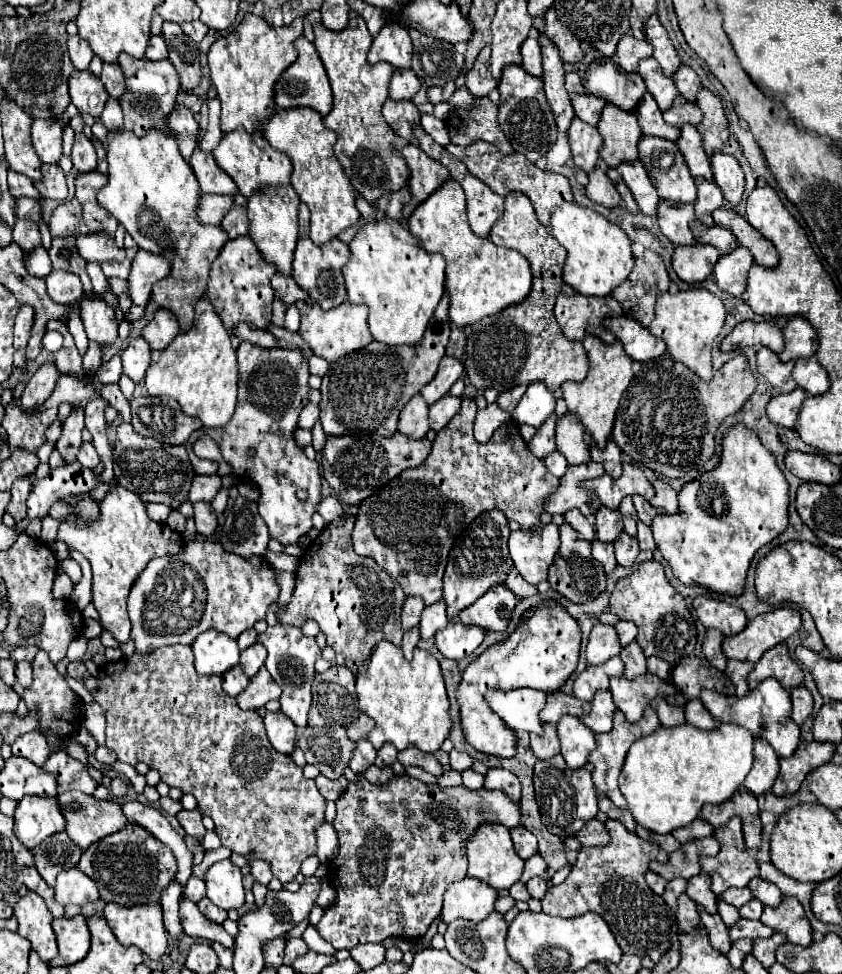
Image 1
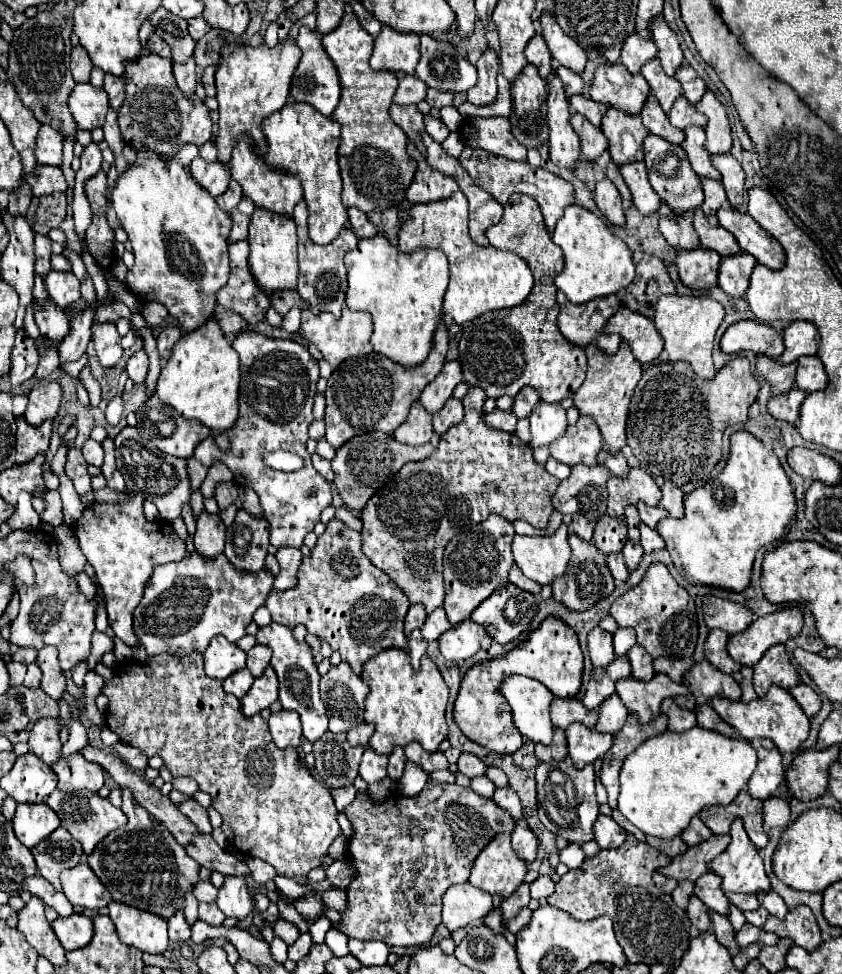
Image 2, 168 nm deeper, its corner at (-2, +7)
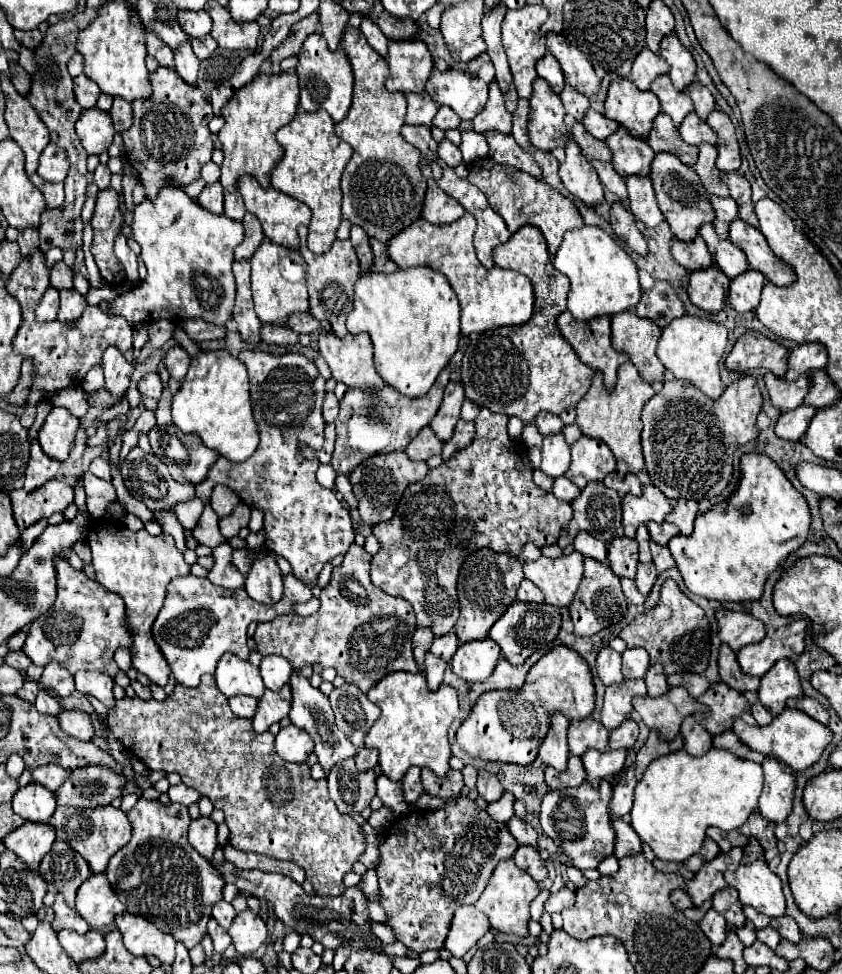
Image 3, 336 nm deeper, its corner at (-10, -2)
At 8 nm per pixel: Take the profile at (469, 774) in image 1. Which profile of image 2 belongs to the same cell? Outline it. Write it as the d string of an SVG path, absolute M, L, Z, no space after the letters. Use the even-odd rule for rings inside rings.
M478 776L476 780L472 780L472 786L470 786L476 794L480 794L480 796L484 796L484 798L492 798L492 794L494 794L494 790L496 790L496 786L488 780L488 776Z

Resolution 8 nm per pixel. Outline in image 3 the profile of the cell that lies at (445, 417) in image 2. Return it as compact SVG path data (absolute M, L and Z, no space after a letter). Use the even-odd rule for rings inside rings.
M458 421L456 423L456 429L452 433L452 437L448 441L444 441L444 449L442 449L442 457L444 461L448 461L458 449L464 449L472 439L474 439L474 423L472 421Z

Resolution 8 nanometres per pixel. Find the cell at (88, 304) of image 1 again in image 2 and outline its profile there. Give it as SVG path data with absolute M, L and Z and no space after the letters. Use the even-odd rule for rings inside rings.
M94 324L92 326L92 342L96 348L96 356L102 364L102 368L112 368L122 358L122 346L120 346L120 334L116 330L116 324Z

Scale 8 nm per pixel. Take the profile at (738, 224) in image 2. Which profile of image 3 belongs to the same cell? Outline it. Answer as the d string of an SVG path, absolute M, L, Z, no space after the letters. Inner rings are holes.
M736 219L730 225L730 241L746 253L750 267L764 273L770 283L784 287L796 281L792 267L772 253L766 237L758 227L752 227L742 219Z

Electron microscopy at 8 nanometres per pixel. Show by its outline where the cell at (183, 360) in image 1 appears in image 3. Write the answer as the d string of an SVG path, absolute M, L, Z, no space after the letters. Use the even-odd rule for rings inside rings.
M226 349L200 351L172 399L172 421L184 433L198 433L204 445L230 461L246 461L258 447L258 429L252 417L248 371Z

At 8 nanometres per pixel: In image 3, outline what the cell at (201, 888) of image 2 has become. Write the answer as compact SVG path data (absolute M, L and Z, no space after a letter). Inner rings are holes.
M218 901L218 903L214 905L214 909L212 909L212 917L214 917L214 919L220 923L220 927L224 927L224 929L230 927L234 915L236 915L236 909L234 909L230 903L226 903L226 901Z

